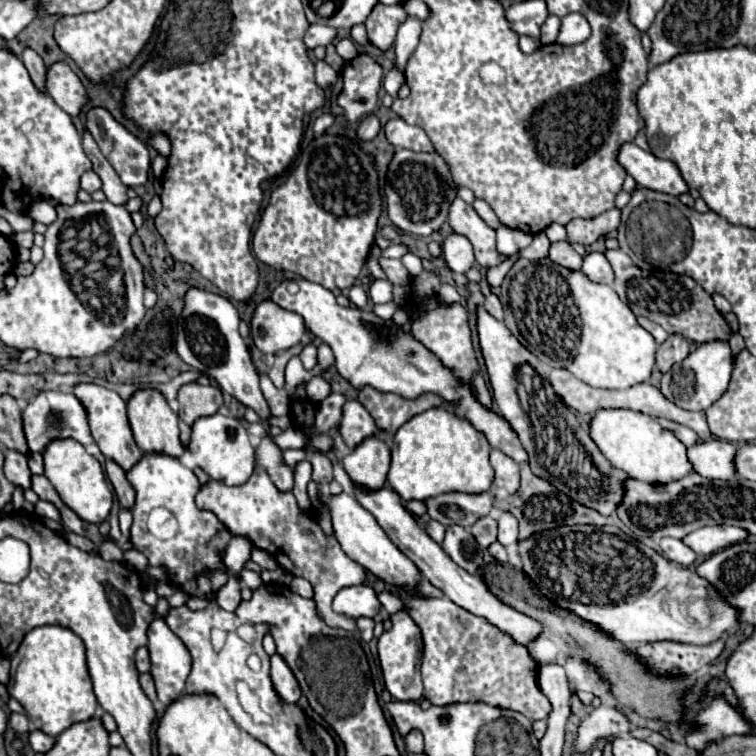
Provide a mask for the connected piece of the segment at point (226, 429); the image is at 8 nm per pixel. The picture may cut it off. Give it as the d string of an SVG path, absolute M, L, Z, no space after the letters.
M220 413L210 417L200 417L192 425L192 437L190 437L188 449L196 465L204 469L214 481L222 481L226 485L244 485L254 471L256 449L248 437L246 427L234 417L220 415Z

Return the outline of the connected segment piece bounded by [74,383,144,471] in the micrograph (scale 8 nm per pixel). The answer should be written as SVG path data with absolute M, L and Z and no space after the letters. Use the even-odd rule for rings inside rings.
M76 385L74 387L74 395L84 403L84 407L88 409L88 421L92 427L92 437L96 441L96 445L100 447L100 451L108 457L114 459L124 471L130 471L140 459L142 459L142 451L138 449L134 437L132 437L132 429L128 423L128 413L126 413L126 401L120 399L120 395L116 395L116 391L110 391L106 387L100 385Z

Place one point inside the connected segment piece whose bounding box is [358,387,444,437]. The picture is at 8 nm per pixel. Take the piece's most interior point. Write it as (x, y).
(389, 411)

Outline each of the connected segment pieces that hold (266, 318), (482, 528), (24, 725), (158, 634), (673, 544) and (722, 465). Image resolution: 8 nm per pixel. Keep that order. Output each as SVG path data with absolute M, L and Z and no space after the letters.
M262 301L250 321L250 335L254 345L264 353L276 353L300 343L304 335L304 319L292 311L276 307L272 301Z
M486 515L484 519L478 519L478 521L472 525L470 533L474 535L474 539L478 541L480 547L488 549L488 547L496 541L496 519L490 517L490 515Z
M12 713L10 715L10 727L16 733L26 733L28 731L28 717L26 715L18 715L18 713Z
M156 617L148 629L148 651L158 699L168 707L184 693L192 657L162 617Z
M664 537L664 539L660 541L660 549L662 549L662 553L664 553L668 559L672 559L672 561L684 565L684 567L688 567L688 565L692 565L692 563L696 561L696 553L694 553L686 543L682 543L680 539Z
M710 439L696 443L688 449L688 459L694 471L708 479L734 479L736 477L736 445L724 439Z

